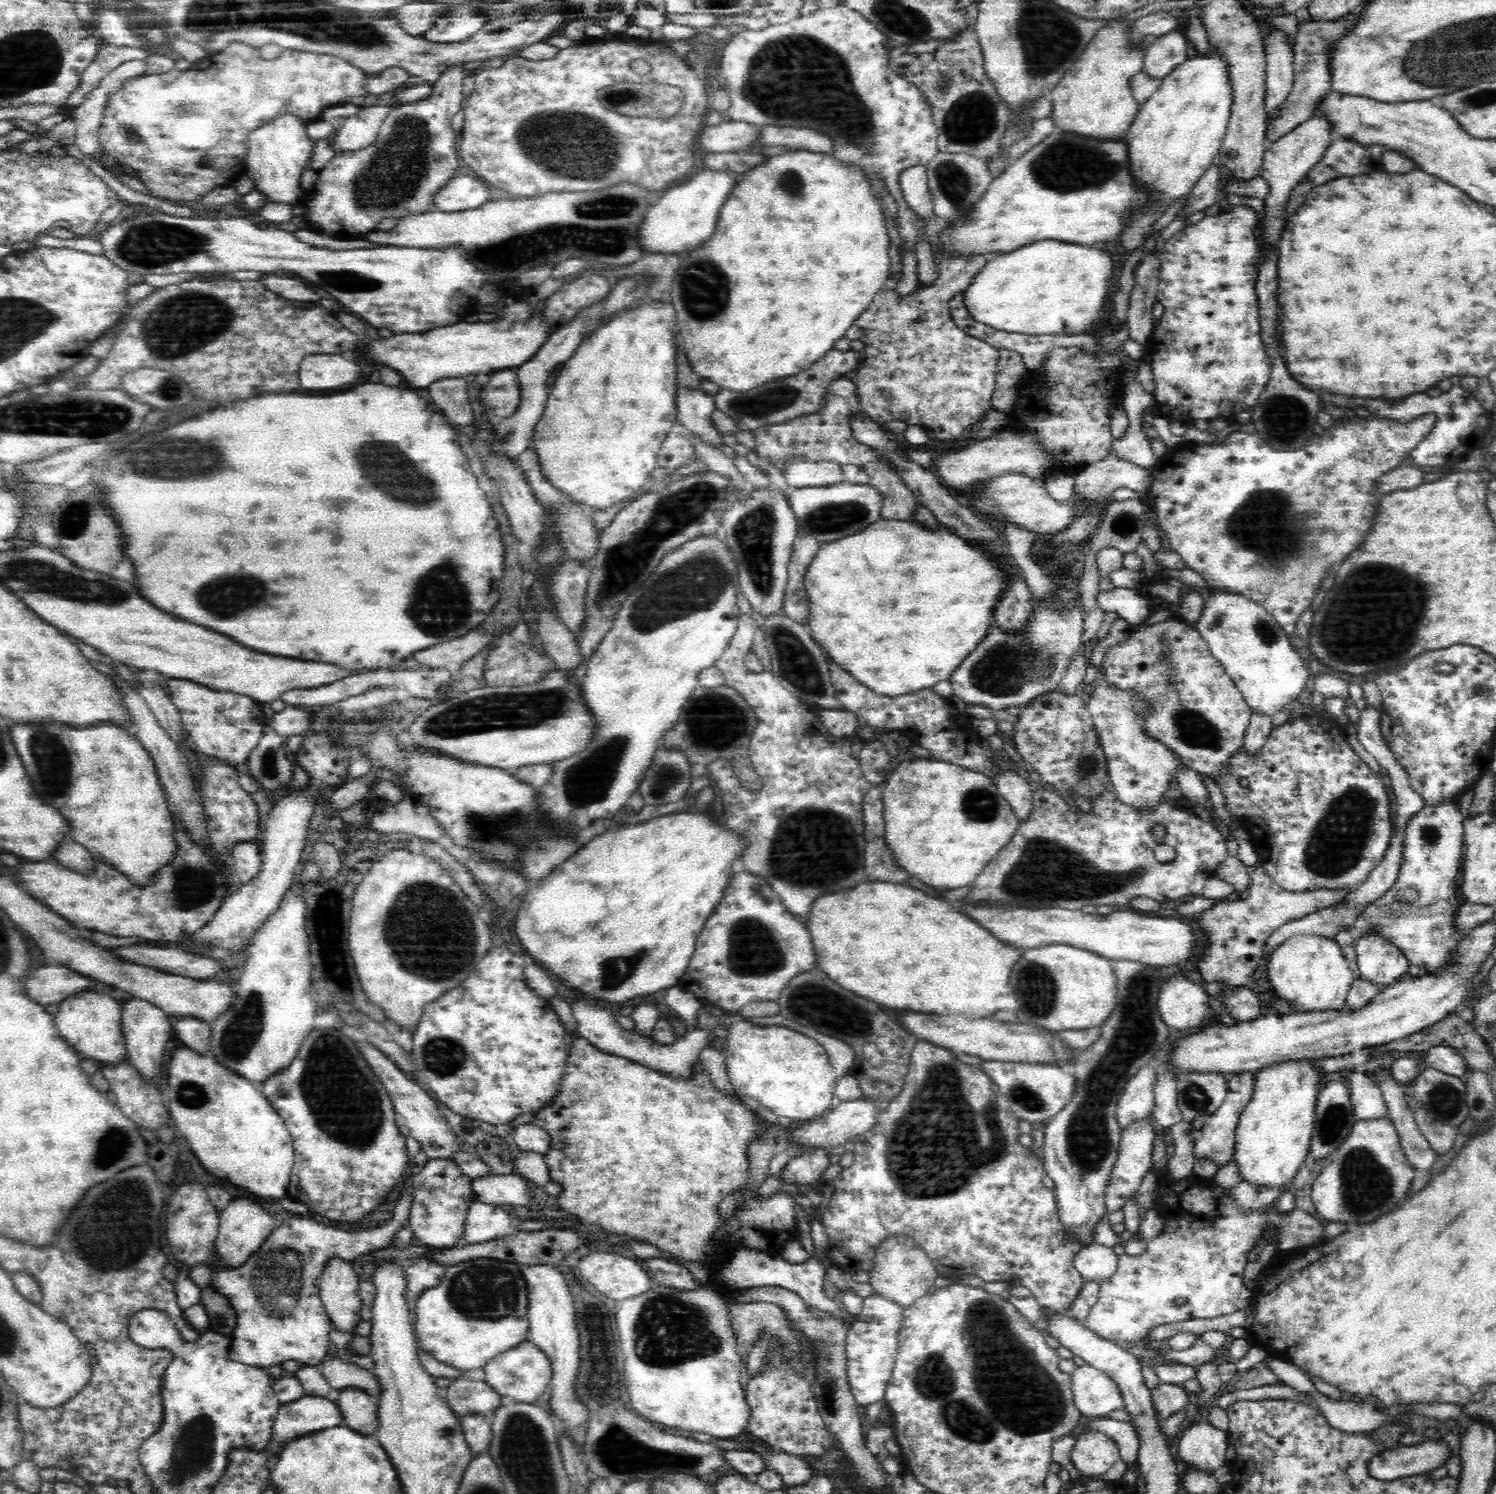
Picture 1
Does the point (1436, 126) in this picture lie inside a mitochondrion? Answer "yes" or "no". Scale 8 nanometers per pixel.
no

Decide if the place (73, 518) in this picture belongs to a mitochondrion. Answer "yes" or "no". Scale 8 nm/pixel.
yes

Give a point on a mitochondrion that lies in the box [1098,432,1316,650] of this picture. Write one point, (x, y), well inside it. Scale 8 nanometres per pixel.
(1124, 523)

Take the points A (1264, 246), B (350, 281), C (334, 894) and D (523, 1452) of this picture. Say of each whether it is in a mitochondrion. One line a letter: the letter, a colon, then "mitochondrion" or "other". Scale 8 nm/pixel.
A: other
B: mitochondrion
C: mitochondrion
D: mitochondrion

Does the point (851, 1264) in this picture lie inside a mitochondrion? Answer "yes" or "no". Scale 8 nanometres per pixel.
no

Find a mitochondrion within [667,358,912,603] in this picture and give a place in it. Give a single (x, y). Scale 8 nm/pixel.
(753, 535)

